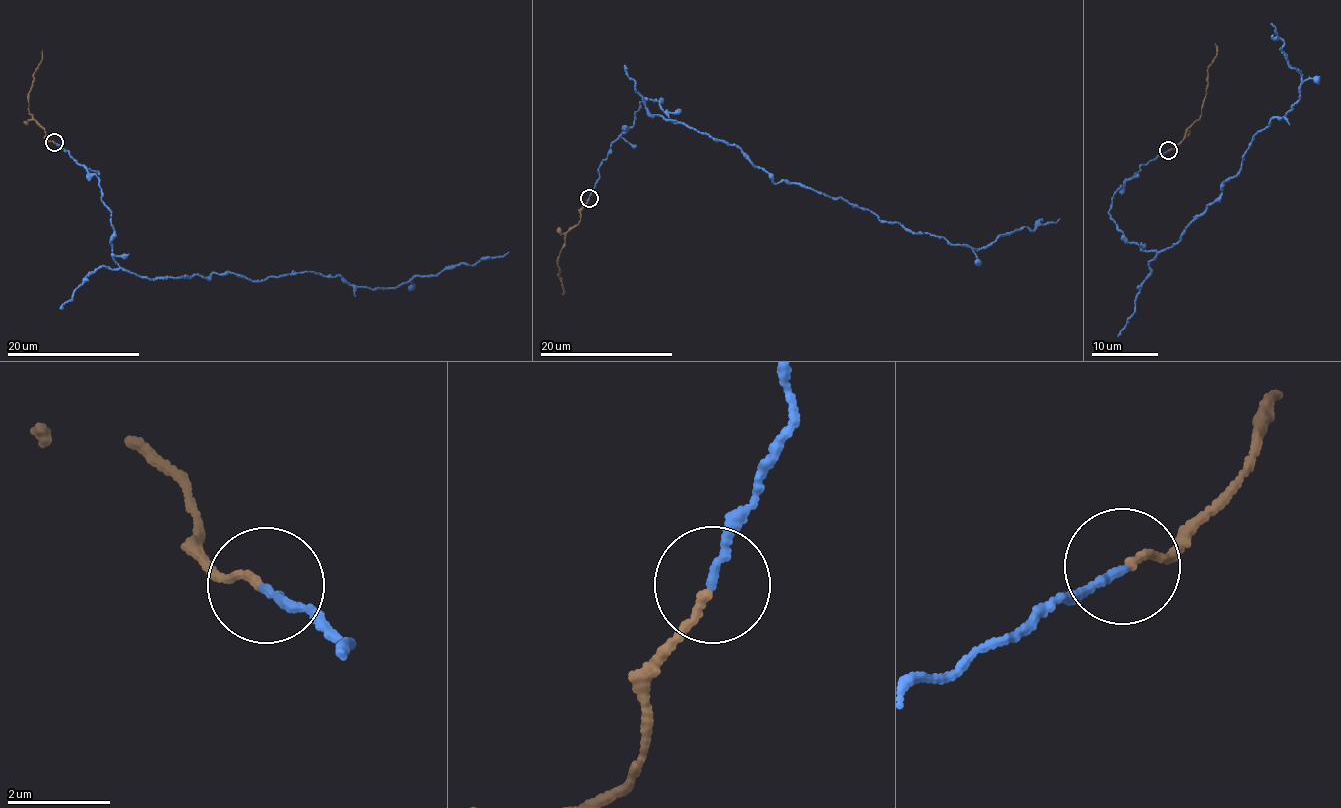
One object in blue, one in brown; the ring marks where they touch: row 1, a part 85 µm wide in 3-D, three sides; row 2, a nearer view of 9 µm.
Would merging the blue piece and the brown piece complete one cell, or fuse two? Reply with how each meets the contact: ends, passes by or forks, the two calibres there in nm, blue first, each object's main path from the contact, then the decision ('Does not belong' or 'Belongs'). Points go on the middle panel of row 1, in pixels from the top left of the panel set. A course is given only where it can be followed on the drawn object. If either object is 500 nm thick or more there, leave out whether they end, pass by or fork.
At the ring blue ends. At the ring brown ends. Thickness 140 nm (blue) against 140 nm. Course of blue: (588, 198), (611, 145), (652, 99), (738, 146), (776, 183), (952, 244), (985, 249), (1059, 218). Course of brown: (588, 199), (581, 207), (580, 219), (565, 234), (557, 264), (564, 289), (562, 293). Belongs

